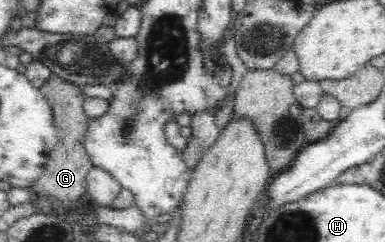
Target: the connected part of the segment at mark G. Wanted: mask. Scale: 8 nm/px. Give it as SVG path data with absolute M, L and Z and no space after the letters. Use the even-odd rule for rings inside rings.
M52 73L44 85L38 88L52 106L55 126L59 137L57 145L49 155L45 170L30 186L30 189L34 193L34 197L37 196L39 198L44 197L44 195L50 195L52 199L58 199L60 205L71 207L75 199L83 197L83 199L88 200L86 175L88 175L88 171L93 166L90 156L86 152L86 148L84 148L87 127L91 120L83 110L84 100L88 96L82 91L82 85L75 85L70 81L61 79L54 73Z

